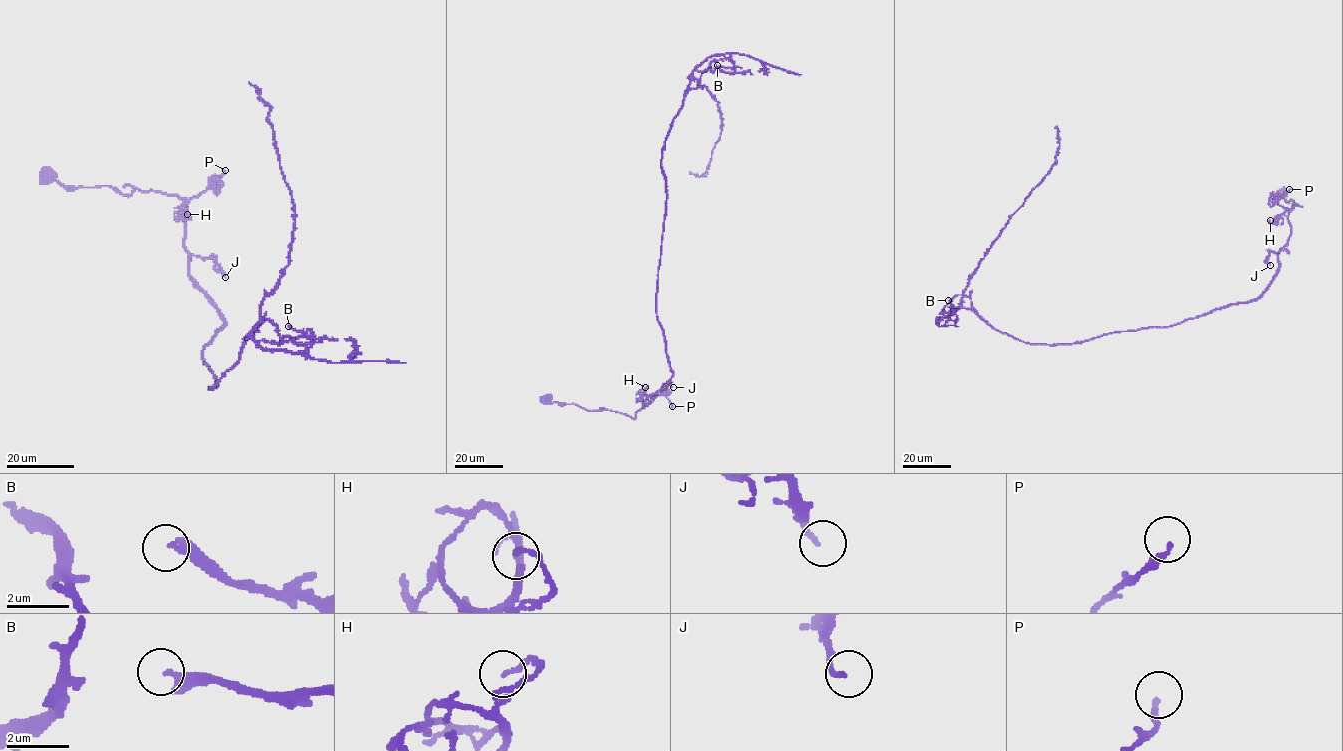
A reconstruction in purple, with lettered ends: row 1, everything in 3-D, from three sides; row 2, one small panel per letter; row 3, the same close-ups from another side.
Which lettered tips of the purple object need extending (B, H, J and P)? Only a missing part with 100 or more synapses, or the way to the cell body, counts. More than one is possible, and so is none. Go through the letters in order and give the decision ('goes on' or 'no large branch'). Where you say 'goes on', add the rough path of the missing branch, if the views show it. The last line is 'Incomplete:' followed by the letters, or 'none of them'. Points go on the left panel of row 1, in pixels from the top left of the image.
B: no large branch
H: no large branch
J: no large branch
P: no large branch
Incomplete: none of them

